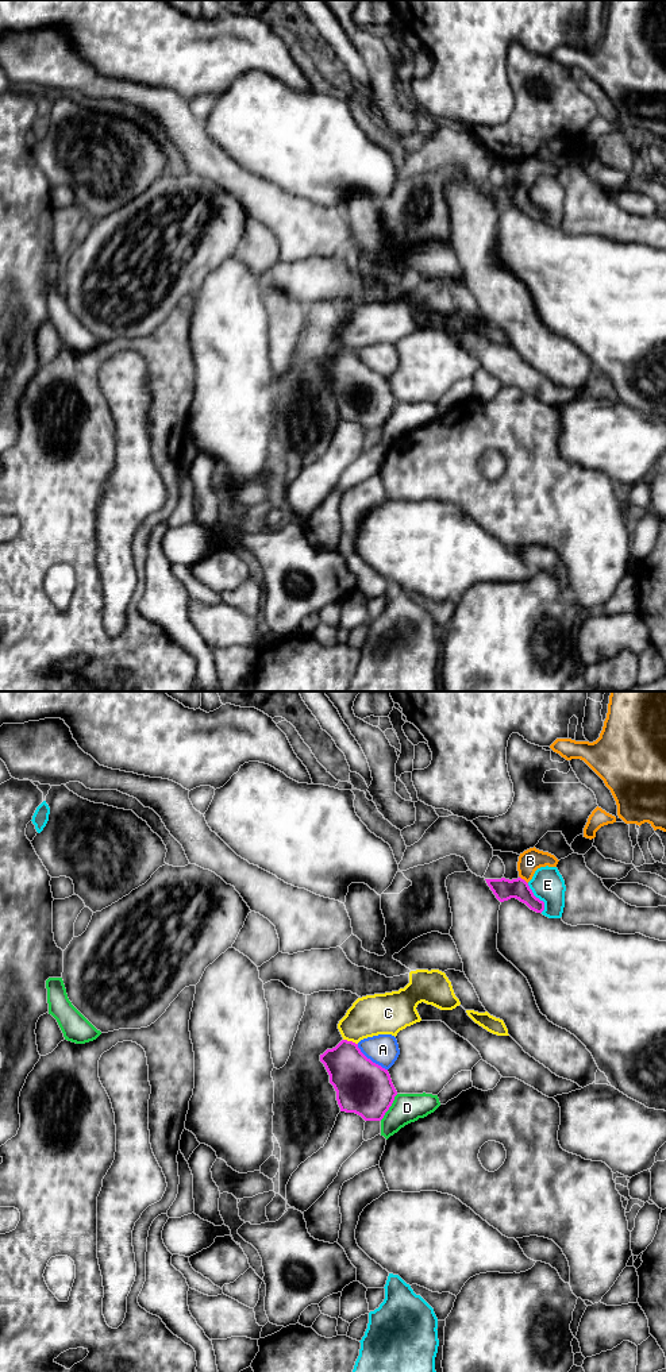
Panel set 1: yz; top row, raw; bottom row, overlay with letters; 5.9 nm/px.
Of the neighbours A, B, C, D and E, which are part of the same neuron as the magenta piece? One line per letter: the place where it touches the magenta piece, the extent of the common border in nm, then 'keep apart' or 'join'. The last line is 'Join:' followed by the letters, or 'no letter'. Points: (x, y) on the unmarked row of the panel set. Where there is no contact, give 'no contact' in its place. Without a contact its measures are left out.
A: yz (369, 367) | 240 nm | join
B: yz (524, 189) | 60 nm | keep apart
C: yz (350, 350) | 90 nm | keep apart
D: yz (389, 415) | 190 nm | keep apart
E: yz (538, 207) | 200 nm | keep apart
Join: A

